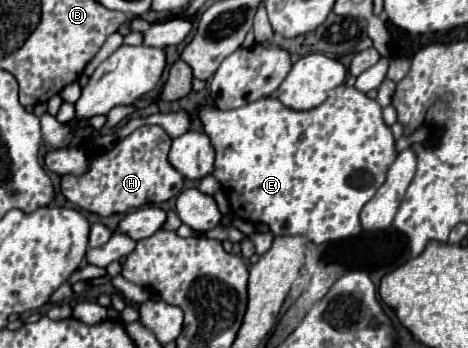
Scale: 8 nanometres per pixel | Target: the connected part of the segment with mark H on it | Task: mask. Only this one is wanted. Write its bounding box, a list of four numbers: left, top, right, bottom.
[61,125,183,217]

